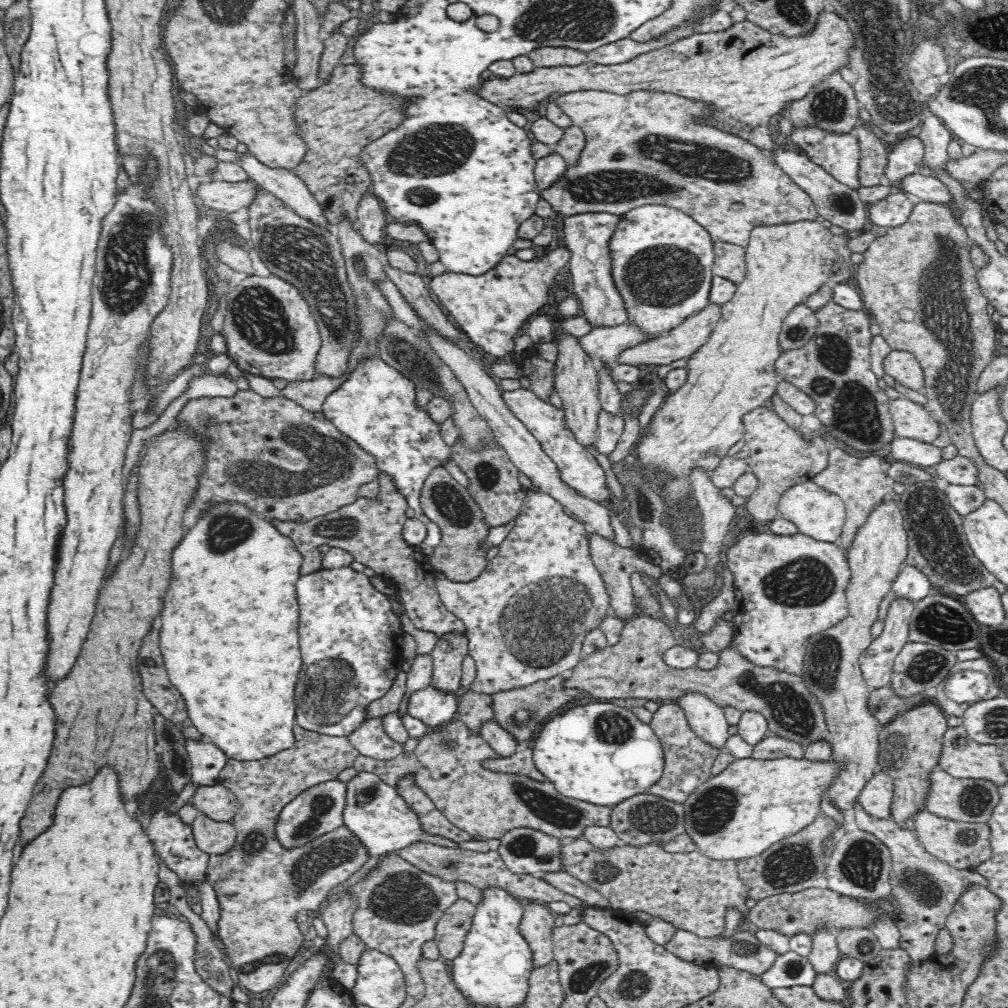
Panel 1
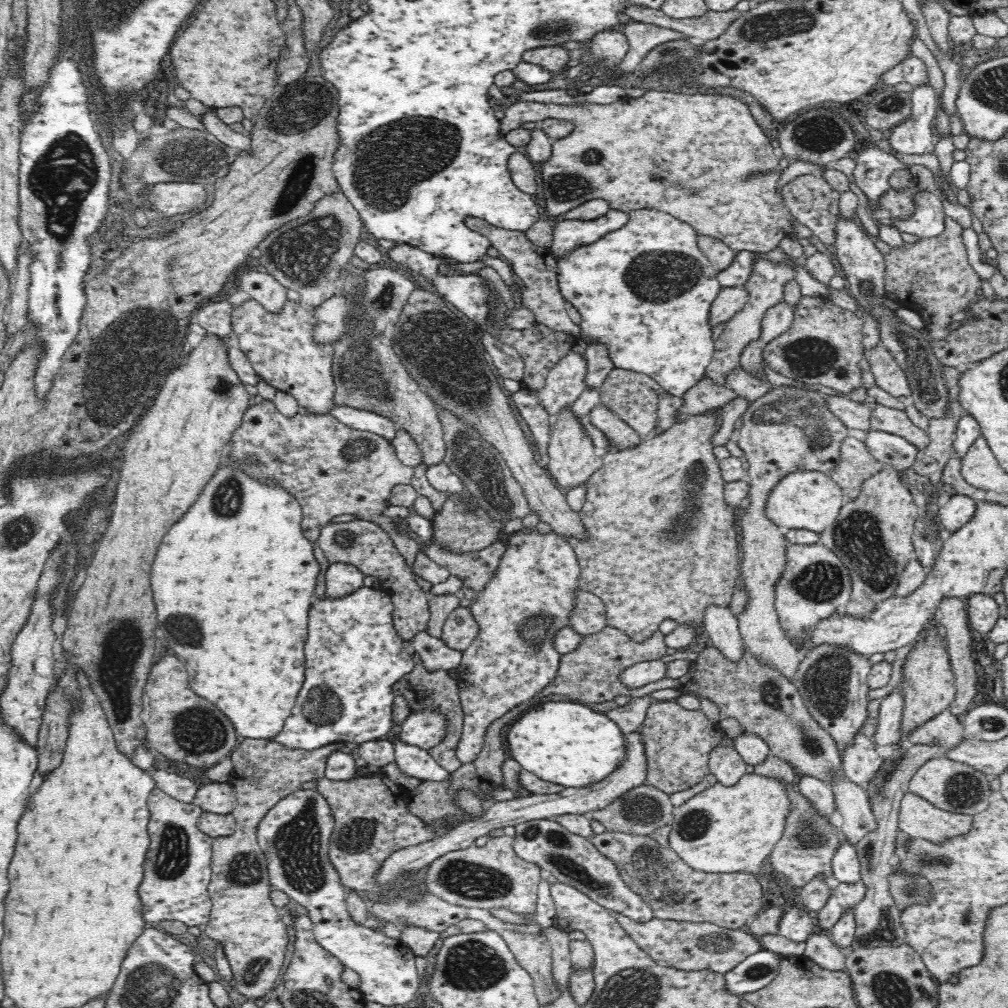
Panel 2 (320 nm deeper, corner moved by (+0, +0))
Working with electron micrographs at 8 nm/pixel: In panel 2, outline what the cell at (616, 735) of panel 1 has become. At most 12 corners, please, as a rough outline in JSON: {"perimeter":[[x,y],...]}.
{"perimeter":[[571,700],[510,724],[513,760],[580,788],[625,760],[624,734]]}

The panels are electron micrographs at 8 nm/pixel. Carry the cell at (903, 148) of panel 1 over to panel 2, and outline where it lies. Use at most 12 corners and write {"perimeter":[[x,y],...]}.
{"perimeter":[[929,79],[913,86],[911,115],[893,127],[900,154],[935,150],[937,96]]}

